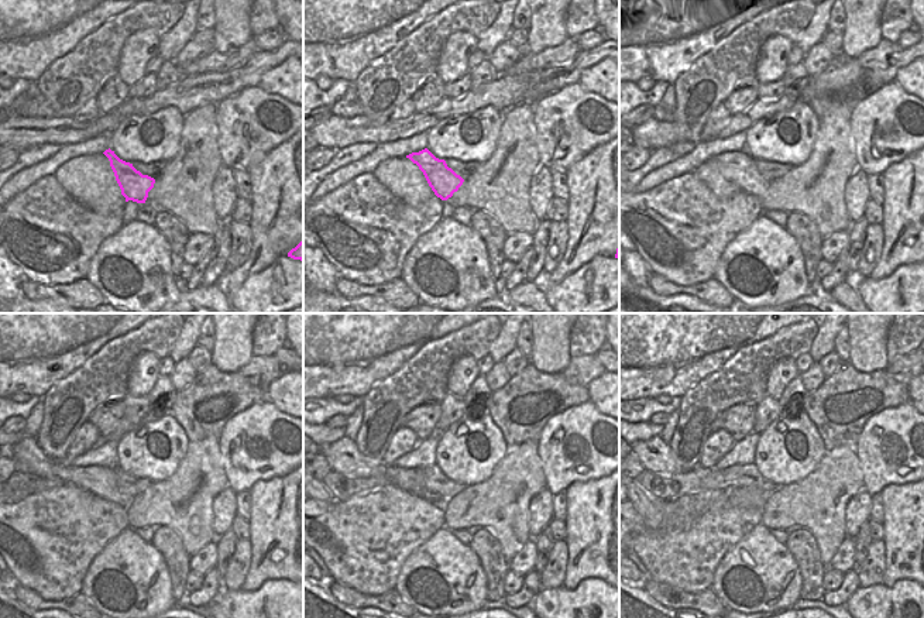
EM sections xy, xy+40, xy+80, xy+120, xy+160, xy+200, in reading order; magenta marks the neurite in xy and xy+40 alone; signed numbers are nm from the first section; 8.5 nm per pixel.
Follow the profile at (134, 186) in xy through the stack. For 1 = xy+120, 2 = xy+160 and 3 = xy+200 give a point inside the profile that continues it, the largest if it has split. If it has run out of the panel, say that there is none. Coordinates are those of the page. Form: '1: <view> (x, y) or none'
1: xy+120 (27, 455)
2: xy+160 (343, 456)
3: xy+200 (656, 456)

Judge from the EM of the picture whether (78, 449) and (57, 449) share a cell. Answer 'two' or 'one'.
two

